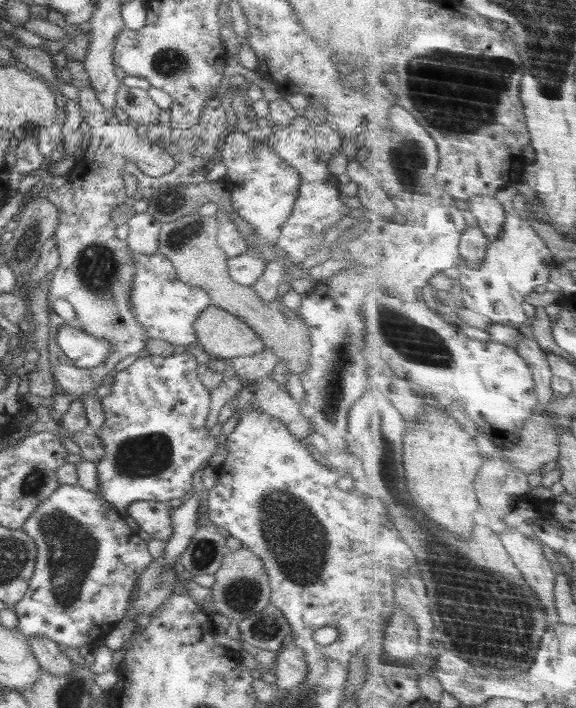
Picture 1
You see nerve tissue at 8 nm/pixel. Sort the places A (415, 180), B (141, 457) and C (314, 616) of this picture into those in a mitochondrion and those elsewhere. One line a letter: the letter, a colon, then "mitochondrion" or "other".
A: mitochondrion
B: mitochondrion
C: other

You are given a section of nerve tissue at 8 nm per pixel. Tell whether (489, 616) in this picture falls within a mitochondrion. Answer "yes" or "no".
yes

